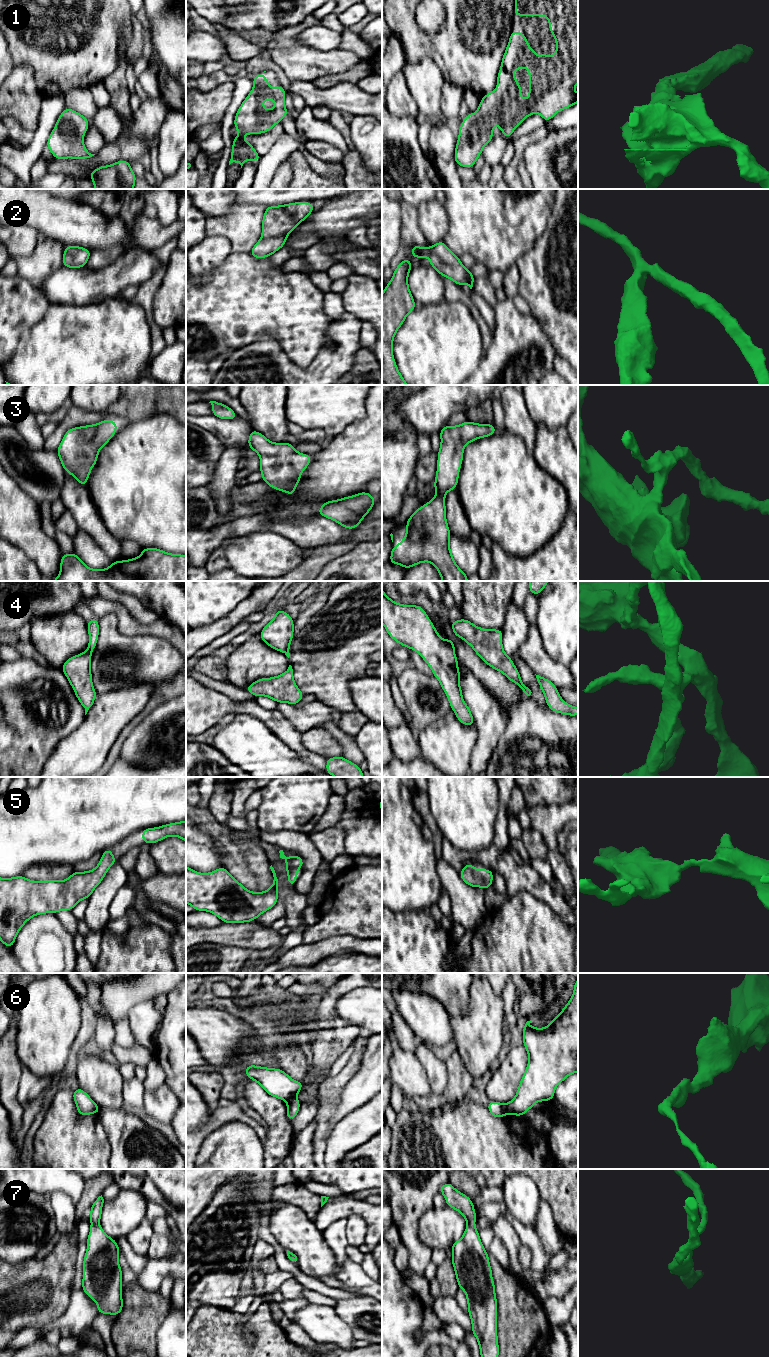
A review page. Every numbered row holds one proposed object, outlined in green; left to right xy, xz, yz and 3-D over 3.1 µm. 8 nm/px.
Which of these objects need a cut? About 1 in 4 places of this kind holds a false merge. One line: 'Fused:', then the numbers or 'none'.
Fused: 4, 6

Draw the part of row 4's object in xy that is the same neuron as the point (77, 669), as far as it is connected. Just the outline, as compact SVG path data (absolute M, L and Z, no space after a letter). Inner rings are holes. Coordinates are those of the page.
M87 648L86 652L67 659L61 668L70 682L78 701L83 705L85 715L92 707L97 696L92 684L91 655L92 652Z

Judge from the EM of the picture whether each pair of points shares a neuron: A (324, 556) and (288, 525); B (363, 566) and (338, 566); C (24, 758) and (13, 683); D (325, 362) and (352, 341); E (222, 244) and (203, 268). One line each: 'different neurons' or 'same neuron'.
A: different neurons
B: same neuron
C: same neuron
D: same neuron
E: same neuron

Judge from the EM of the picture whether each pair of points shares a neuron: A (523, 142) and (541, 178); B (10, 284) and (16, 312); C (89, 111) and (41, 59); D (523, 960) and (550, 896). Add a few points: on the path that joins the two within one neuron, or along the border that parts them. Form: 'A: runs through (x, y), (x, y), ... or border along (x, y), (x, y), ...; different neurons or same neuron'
A: border along (546, 136), (532, 142), (525, 149), (521, 160); different neurons
B: runs through (10, 291), (10, 305); same neuron
C: border along (89, 87), (75, 87), (63, 93); different neurons
D: border along (526, 892), (543, 900), (563, 920); different neurons

